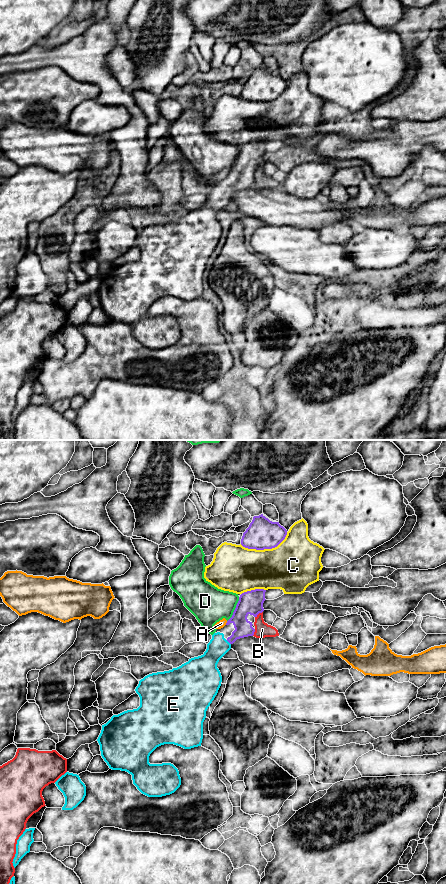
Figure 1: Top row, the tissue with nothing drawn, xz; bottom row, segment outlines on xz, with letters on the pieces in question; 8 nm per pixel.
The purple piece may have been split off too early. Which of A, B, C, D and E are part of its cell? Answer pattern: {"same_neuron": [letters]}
{"same_neuron": ["E"]}

